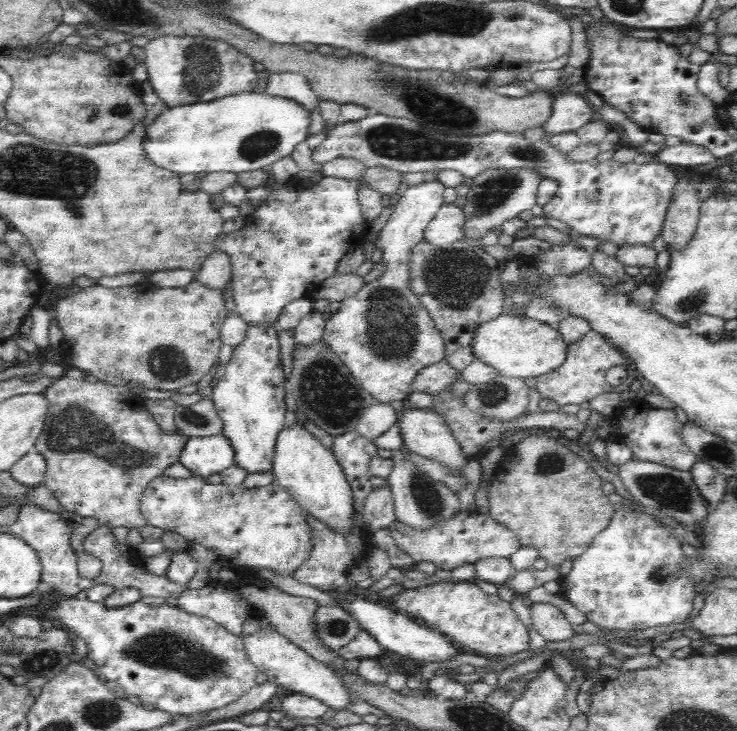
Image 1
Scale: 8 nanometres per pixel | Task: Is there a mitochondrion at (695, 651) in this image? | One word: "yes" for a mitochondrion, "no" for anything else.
no

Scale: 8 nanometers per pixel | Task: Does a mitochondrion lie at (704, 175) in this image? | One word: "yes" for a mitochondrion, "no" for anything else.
no

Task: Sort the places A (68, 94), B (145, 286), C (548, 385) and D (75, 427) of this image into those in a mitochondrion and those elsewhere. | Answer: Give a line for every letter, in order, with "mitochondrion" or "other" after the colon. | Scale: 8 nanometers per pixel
A: other
B: other
C: other
D: mitochondrion

